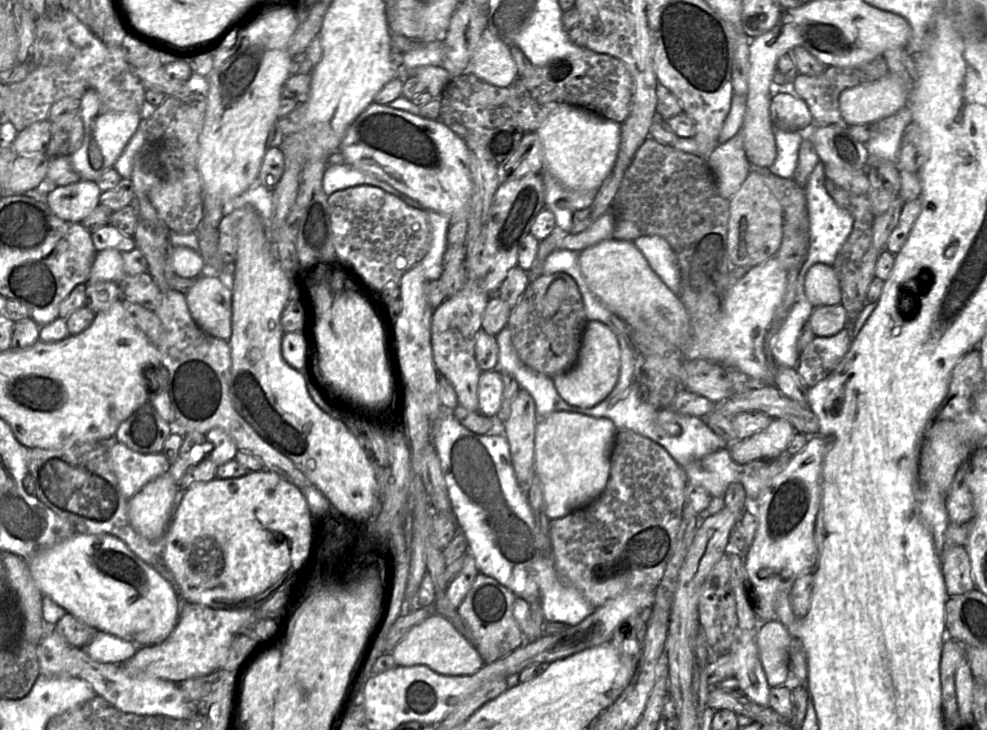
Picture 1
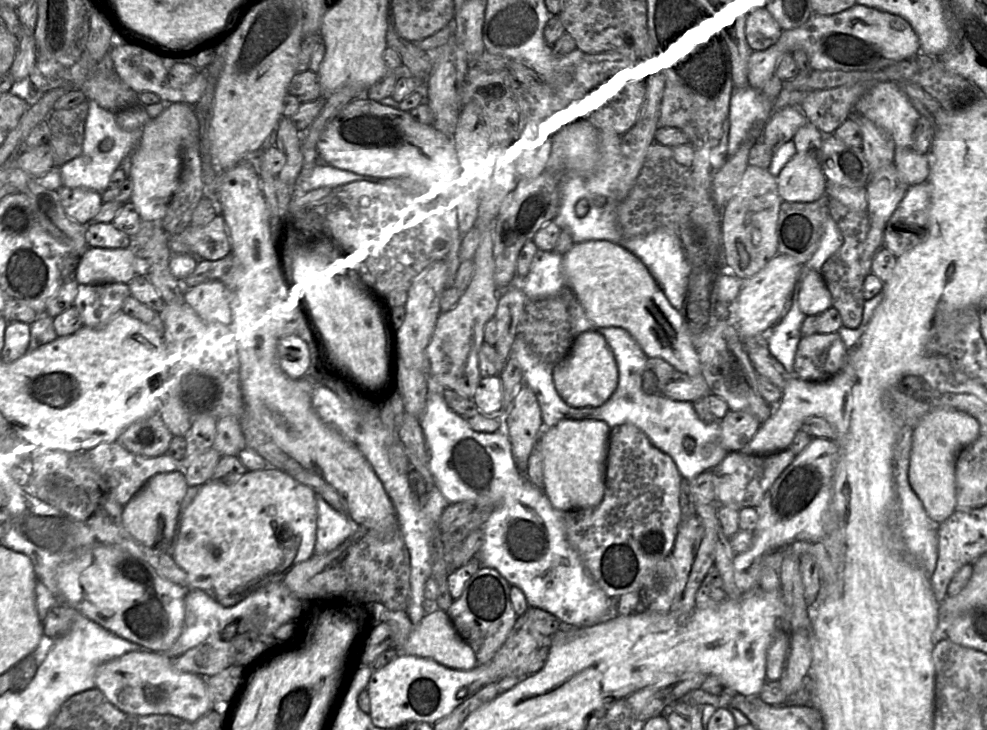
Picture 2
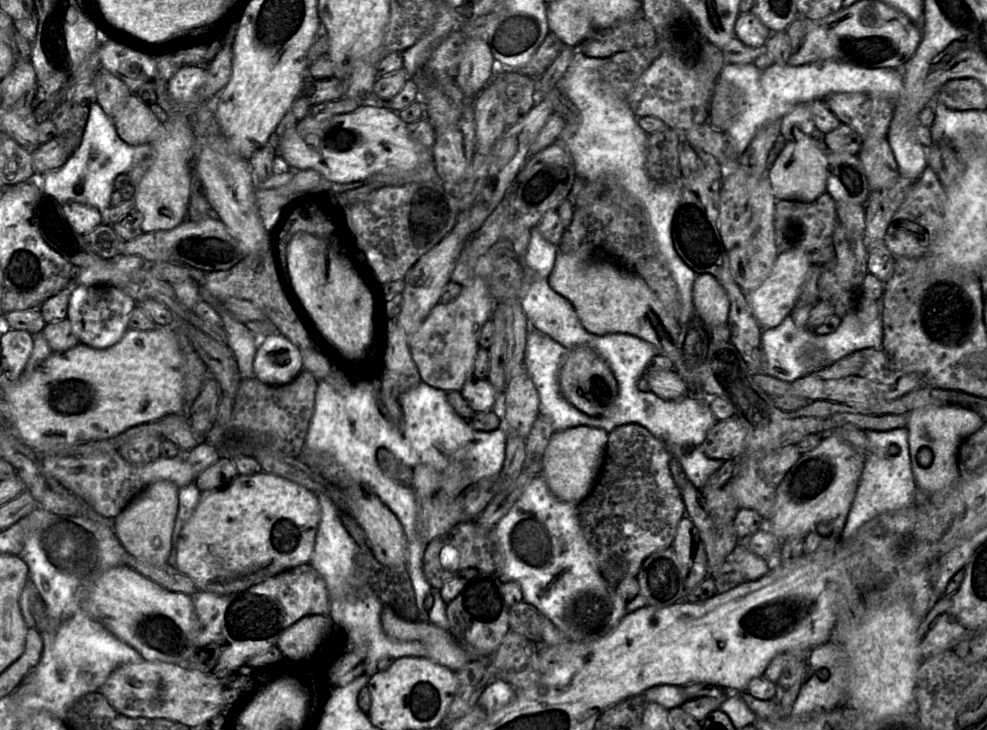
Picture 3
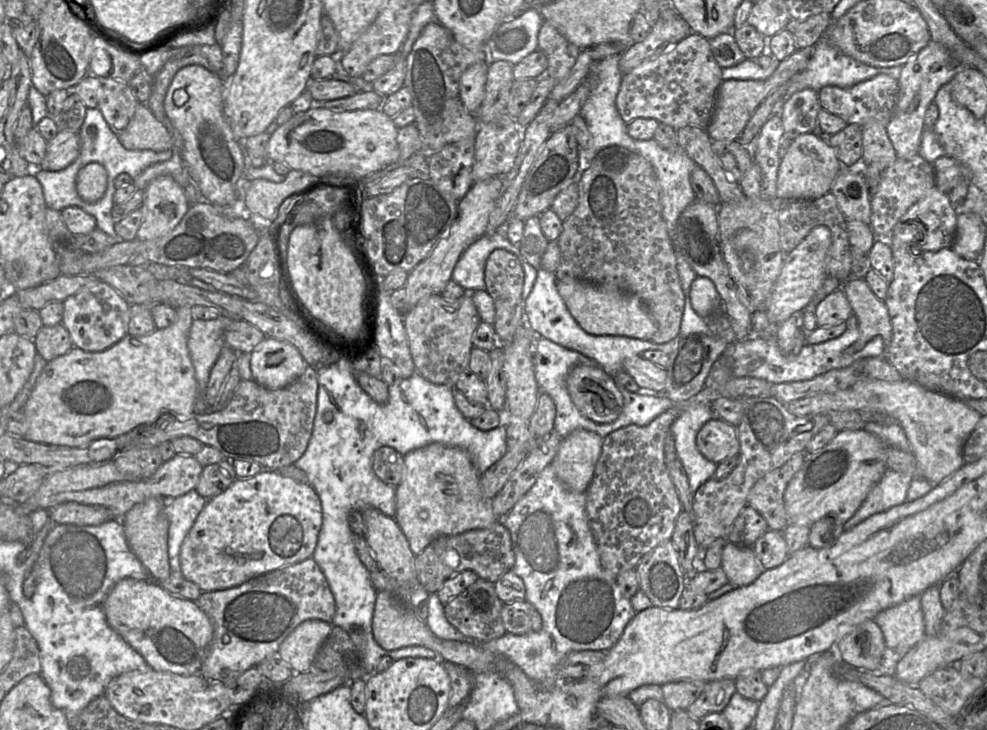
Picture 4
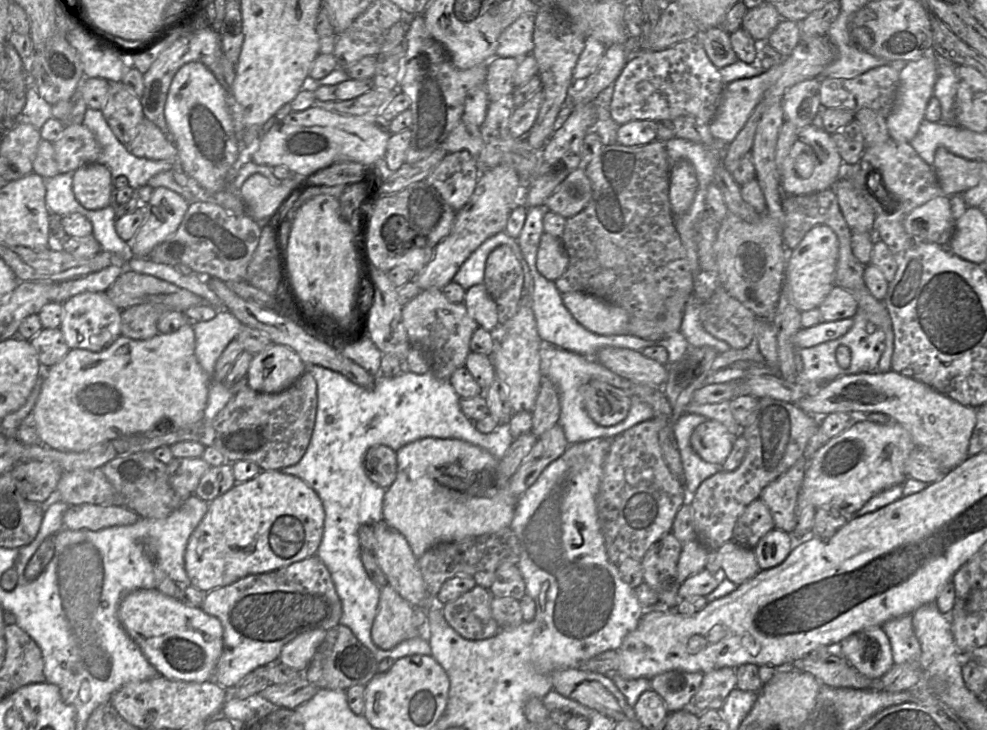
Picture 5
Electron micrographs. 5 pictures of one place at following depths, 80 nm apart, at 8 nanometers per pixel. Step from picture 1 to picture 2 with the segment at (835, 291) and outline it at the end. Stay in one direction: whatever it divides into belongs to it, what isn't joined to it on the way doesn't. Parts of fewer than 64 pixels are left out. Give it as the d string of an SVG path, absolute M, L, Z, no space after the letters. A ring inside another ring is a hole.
M820 271L807 272L797 302L806 316L819 315L832 307L832 297Z

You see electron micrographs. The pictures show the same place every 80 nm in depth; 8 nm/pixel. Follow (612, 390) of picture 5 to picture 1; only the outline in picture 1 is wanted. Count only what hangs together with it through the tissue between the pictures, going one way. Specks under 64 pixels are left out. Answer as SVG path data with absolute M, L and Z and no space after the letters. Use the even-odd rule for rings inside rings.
M589 321L582 336L576 364L569 371L552 378L557 392L566 403L590 408L612 392L619 379L620 365L620 348L616 335L605 324Z

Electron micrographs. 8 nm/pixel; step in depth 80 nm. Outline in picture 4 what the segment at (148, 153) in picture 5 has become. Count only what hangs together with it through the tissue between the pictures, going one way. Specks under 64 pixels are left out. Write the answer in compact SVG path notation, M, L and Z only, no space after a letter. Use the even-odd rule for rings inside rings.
M139 103L127 128L118 137L127 150L163 152L172 149L169 132L143 103Z

